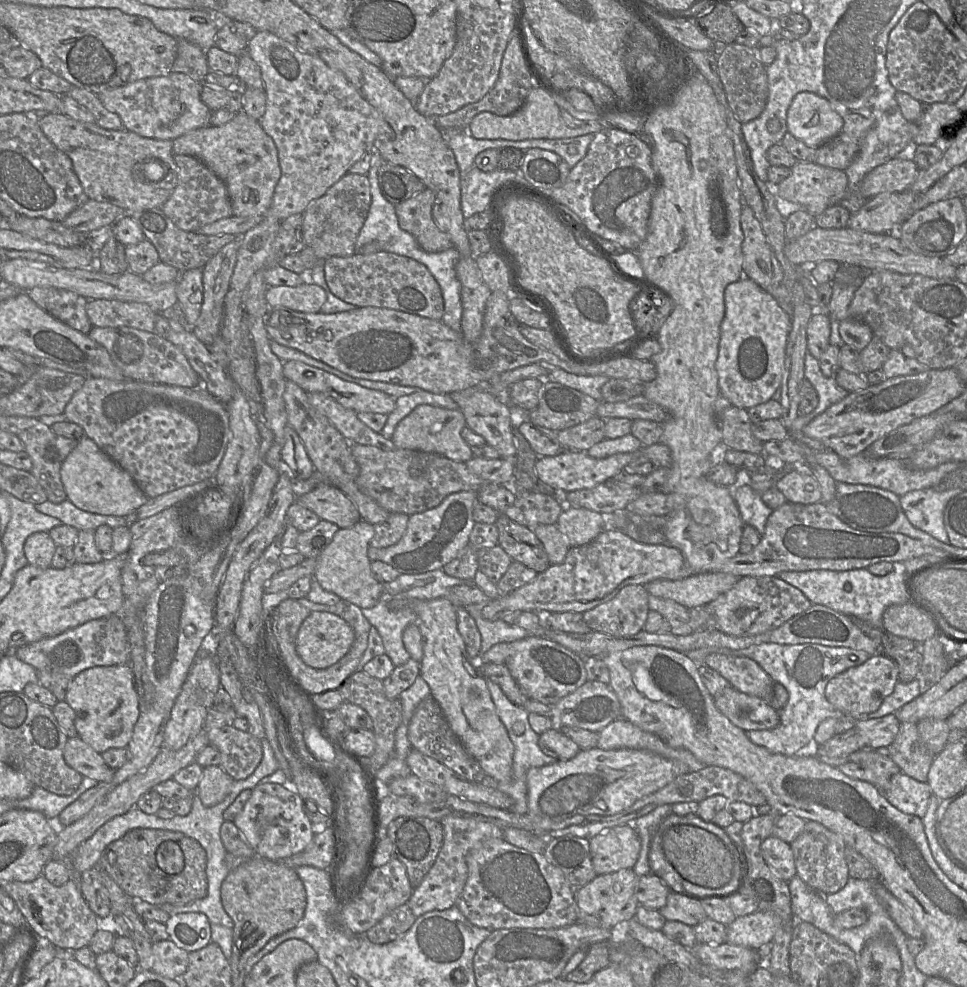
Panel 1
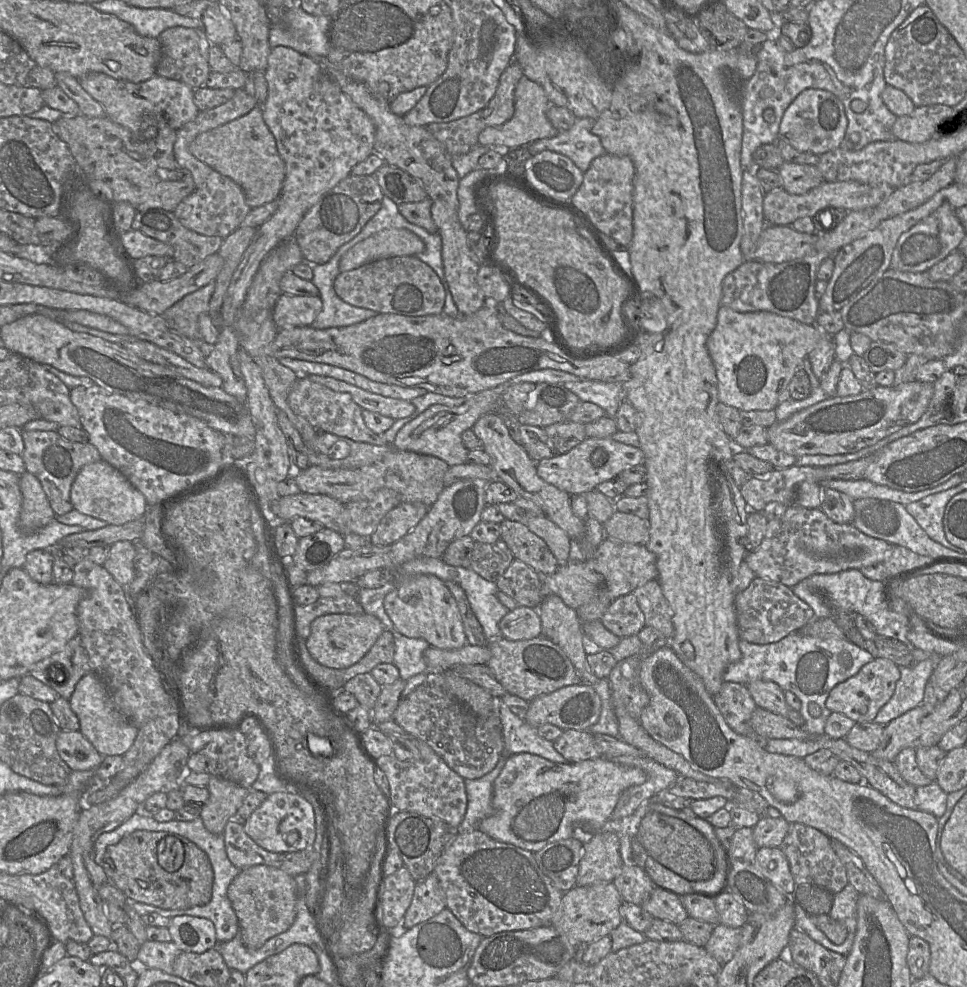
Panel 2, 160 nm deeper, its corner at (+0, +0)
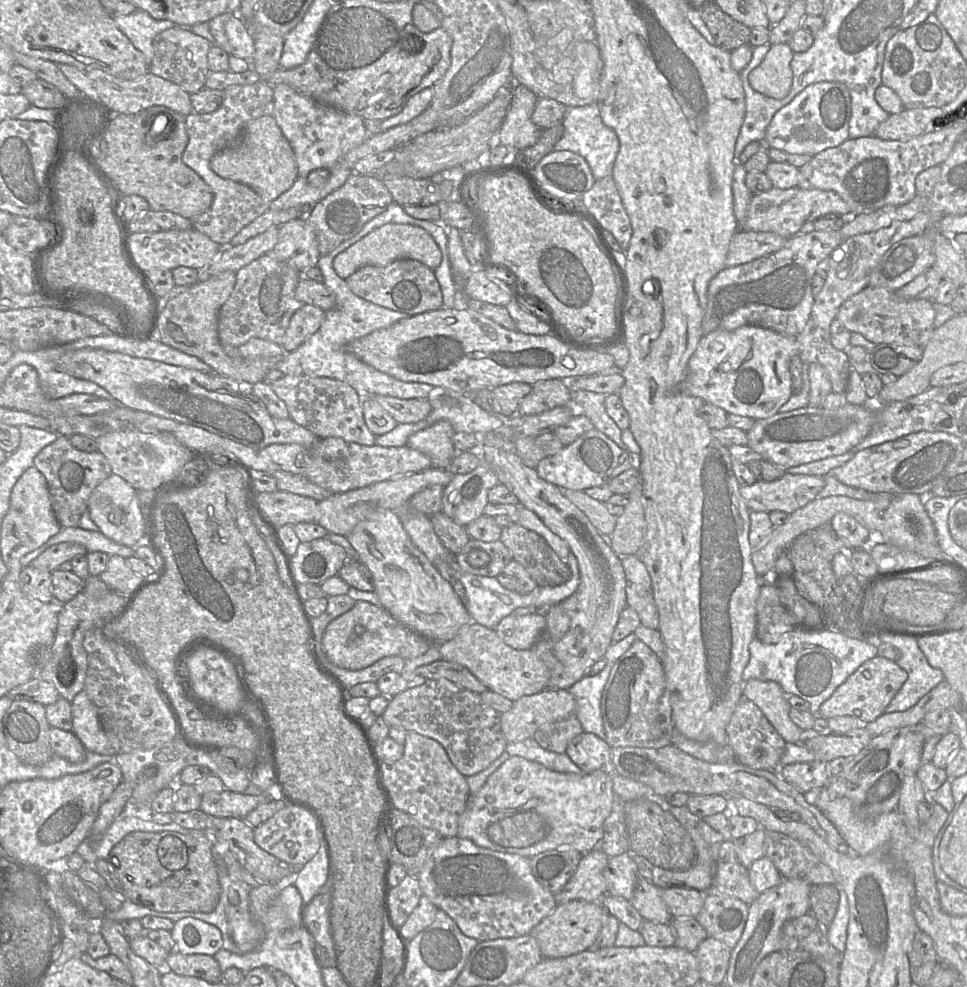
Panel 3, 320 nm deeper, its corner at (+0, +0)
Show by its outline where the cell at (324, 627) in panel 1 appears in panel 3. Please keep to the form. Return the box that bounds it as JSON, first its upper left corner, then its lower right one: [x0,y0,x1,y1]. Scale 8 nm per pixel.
[322,601,433,670]

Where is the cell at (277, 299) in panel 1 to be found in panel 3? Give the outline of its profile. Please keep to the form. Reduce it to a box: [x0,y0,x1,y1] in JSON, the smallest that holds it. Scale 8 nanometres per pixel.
[283,304,325,352]

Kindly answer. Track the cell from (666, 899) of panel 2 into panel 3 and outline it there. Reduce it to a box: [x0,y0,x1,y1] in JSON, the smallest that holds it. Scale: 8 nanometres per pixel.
[629,877,673,923]

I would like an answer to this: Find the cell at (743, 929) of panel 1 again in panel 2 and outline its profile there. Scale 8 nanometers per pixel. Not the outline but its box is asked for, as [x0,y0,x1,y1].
[704,923,741,966]

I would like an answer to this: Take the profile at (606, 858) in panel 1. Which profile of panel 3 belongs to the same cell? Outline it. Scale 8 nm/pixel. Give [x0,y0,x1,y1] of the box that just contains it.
[554,848,609,905]

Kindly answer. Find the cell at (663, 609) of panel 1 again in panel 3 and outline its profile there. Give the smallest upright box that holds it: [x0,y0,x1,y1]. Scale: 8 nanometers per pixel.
[621,555,659,629]

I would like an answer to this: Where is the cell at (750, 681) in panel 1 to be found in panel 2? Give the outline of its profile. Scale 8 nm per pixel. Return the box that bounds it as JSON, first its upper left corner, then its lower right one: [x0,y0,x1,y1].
[746,680,792,717]

